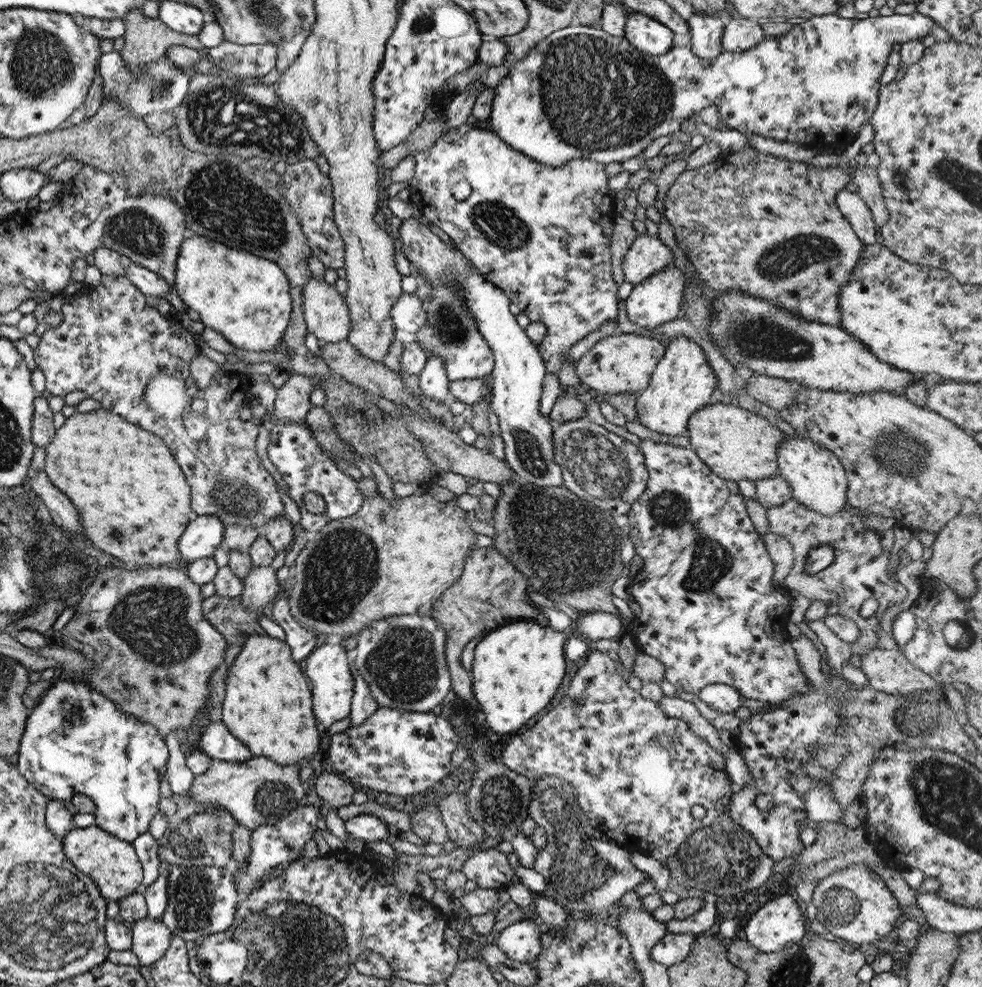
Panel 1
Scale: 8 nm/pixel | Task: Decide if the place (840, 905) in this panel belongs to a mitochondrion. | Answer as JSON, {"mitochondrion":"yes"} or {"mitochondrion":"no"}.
{"mitochondrion":"yes"}

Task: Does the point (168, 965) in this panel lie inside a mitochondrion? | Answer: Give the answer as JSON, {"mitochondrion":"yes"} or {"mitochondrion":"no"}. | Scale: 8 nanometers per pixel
{"mitochondrion":"no"}

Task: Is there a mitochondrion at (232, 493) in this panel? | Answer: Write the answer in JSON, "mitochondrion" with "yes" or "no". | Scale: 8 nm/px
{"mitochondrion":"yes"}

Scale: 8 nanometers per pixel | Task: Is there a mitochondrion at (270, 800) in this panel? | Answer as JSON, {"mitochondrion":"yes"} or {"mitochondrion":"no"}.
{"mitochondrion":"yes"}

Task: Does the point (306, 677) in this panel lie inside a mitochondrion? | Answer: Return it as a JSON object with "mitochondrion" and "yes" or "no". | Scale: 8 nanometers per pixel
{"mitochondrion":"no"}

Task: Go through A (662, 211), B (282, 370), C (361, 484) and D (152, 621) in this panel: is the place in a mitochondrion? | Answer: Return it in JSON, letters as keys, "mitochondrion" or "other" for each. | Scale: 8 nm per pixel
{"A":"other","B":"other","C":"other","D":"mitochondrion"}

